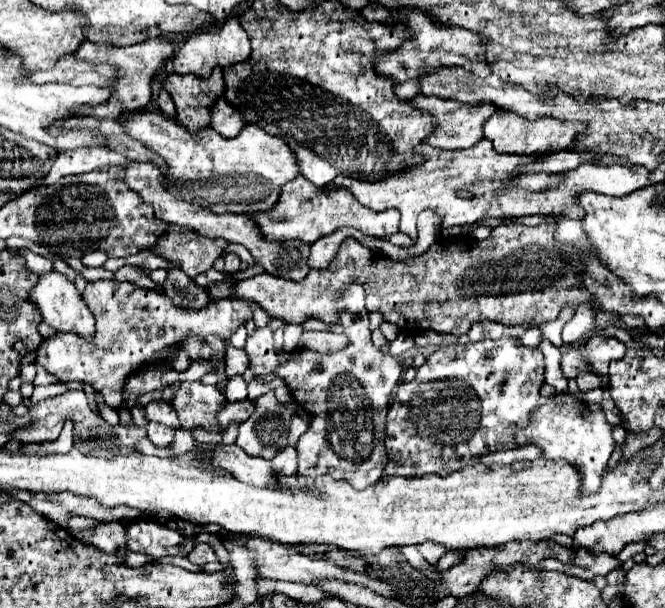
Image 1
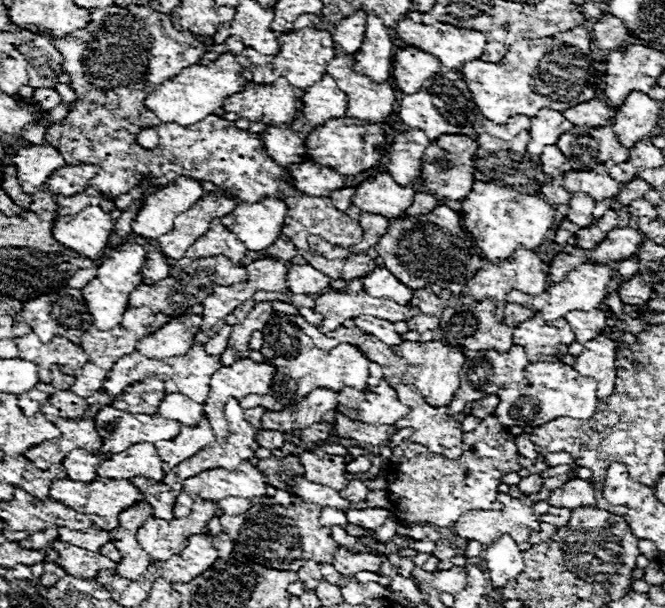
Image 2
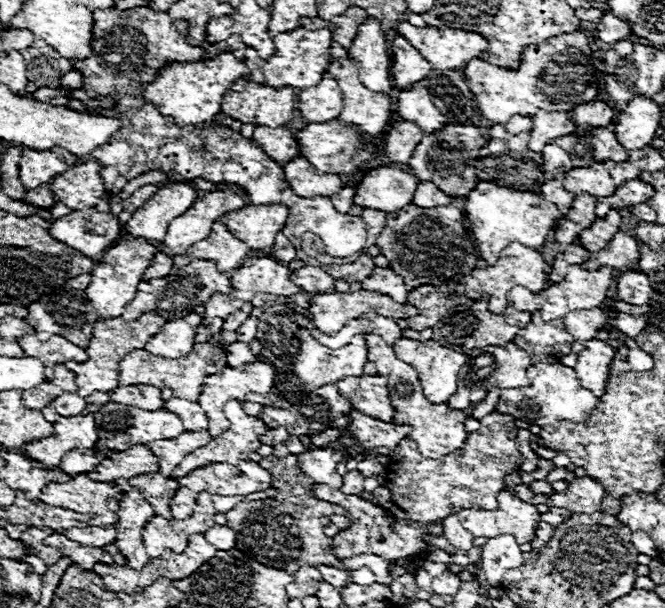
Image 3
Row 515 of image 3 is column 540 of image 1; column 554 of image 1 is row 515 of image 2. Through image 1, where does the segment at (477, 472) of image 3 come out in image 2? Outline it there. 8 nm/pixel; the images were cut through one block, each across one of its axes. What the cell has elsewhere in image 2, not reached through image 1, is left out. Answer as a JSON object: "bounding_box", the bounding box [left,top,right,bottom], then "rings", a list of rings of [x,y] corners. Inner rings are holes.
{"bounding_box":[386,416,518,528],"rings":[[[494,416],[484,418],[474,432],[464,436],[468,450],[458,460],[446,460],[444,456],[428,452],[414,442],[402,442],[392,448],[392,456],[386,464],[388,498],[394,506],[394,516],[406,522],[434,524],[438,528],[450,528],[460,514],[468,510],[500,510],[496,500],[500,480],[506,472],[518,472],[518,450],[514,436],[506,426],[498,424]]]}

